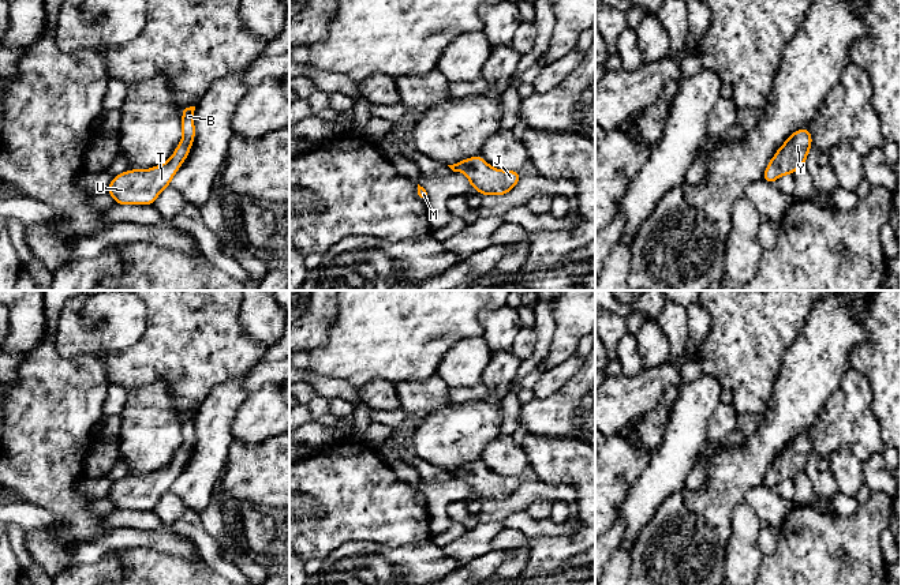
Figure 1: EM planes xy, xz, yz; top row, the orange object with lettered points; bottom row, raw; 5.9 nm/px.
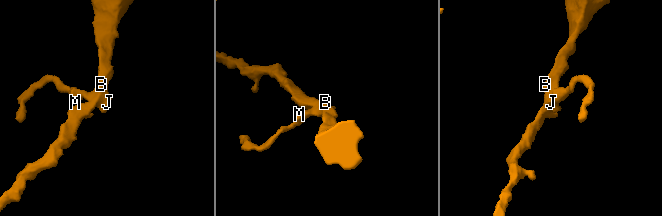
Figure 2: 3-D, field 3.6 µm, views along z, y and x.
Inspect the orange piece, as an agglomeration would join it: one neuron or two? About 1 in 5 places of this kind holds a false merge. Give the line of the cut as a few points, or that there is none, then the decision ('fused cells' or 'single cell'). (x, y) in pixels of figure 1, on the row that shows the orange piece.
no cut; single cell

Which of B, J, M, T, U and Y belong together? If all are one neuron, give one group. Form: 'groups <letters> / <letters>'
groups B J M T U Y

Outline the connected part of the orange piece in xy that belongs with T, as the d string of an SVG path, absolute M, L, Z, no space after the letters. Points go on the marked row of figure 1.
M195 106L183 110L183 138L167 162L145 170L130 169L112 179L106 192L113 196L116 205L153 205L160 192L171 184L195 138L194 110Z

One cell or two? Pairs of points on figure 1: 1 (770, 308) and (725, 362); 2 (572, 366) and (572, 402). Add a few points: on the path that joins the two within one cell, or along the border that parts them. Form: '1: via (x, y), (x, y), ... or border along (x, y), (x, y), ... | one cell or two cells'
1: via (759, 322), (739, 348) | one cell
2: border along (580, 368), (561, 387), (546, 397) | two cells

